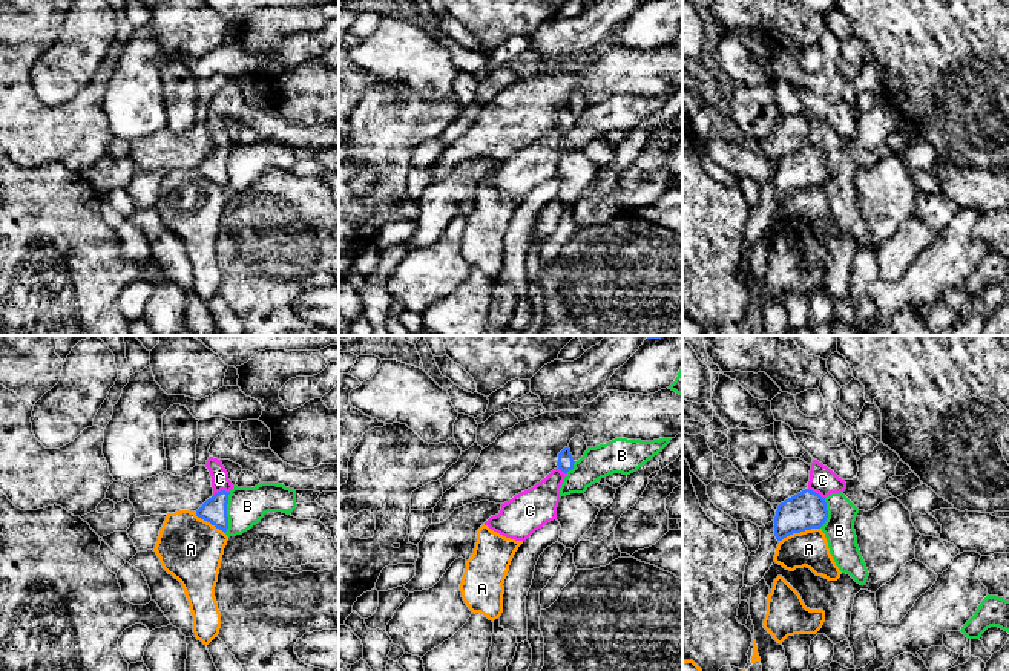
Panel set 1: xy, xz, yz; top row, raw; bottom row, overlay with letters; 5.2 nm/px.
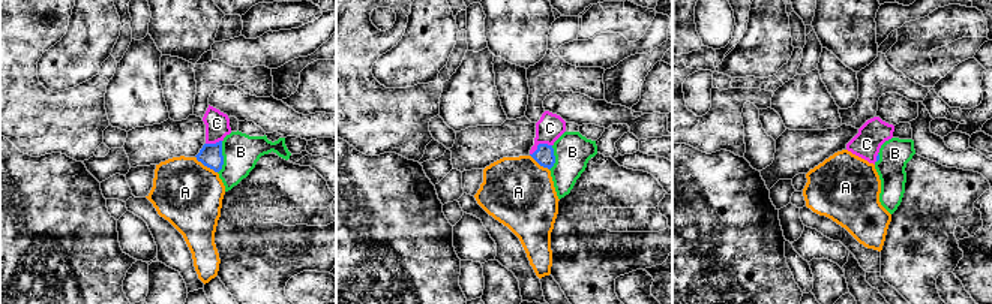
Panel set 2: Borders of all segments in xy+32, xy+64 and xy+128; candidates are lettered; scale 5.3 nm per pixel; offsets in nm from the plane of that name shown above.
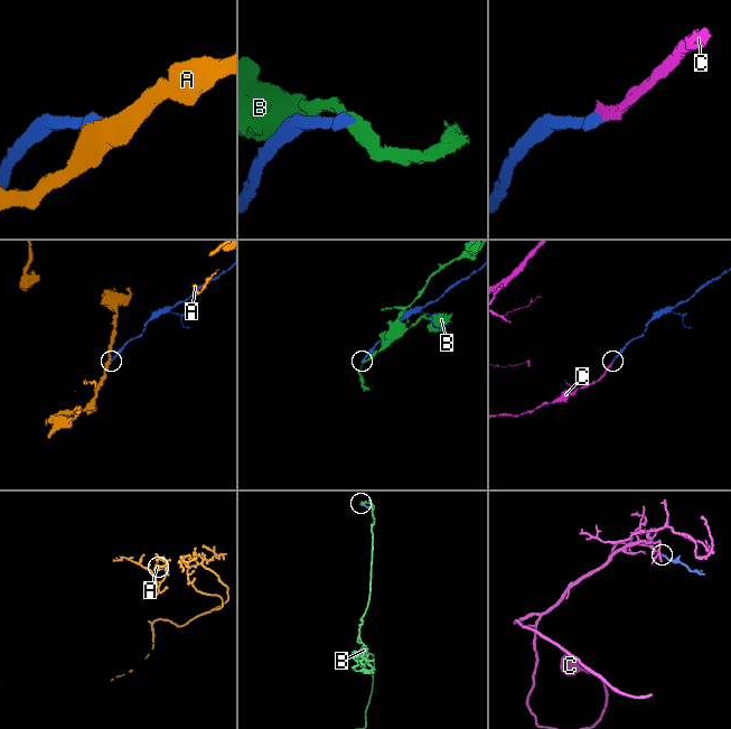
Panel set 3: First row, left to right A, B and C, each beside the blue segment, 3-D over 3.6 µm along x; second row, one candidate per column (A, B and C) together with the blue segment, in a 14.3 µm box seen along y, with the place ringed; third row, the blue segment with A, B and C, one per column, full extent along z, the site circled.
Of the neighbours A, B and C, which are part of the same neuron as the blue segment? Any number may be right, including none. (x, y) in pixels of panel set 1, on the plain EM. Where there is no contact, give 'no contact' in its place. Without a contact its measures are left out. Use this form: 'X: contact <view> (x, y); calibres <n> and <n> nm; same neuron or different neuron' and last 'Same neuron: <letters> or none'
A: contact yz (799, 189); calibres 200 and 190 nm; different neuron
B: contact xy (226, 169); calibres 140 and 200 nm; different neuron
C: contact xy (221, 147); calibres 140 and 100 nm; same neuron
Same neuron: C

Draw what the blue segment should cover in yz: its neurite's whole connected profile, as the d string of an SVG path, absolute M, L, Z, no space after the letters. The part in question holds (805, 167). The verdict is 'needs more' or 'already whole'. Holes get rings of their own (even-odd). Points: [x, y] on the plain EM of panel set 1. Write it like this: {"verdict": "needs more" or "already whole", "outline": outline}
{"verdict": "needs more", "outline": "M813 116L808 144L777 162L774 173L776 196L782 198L793 190L820 185L828 175L825 155L845 146L845 136Z"}

